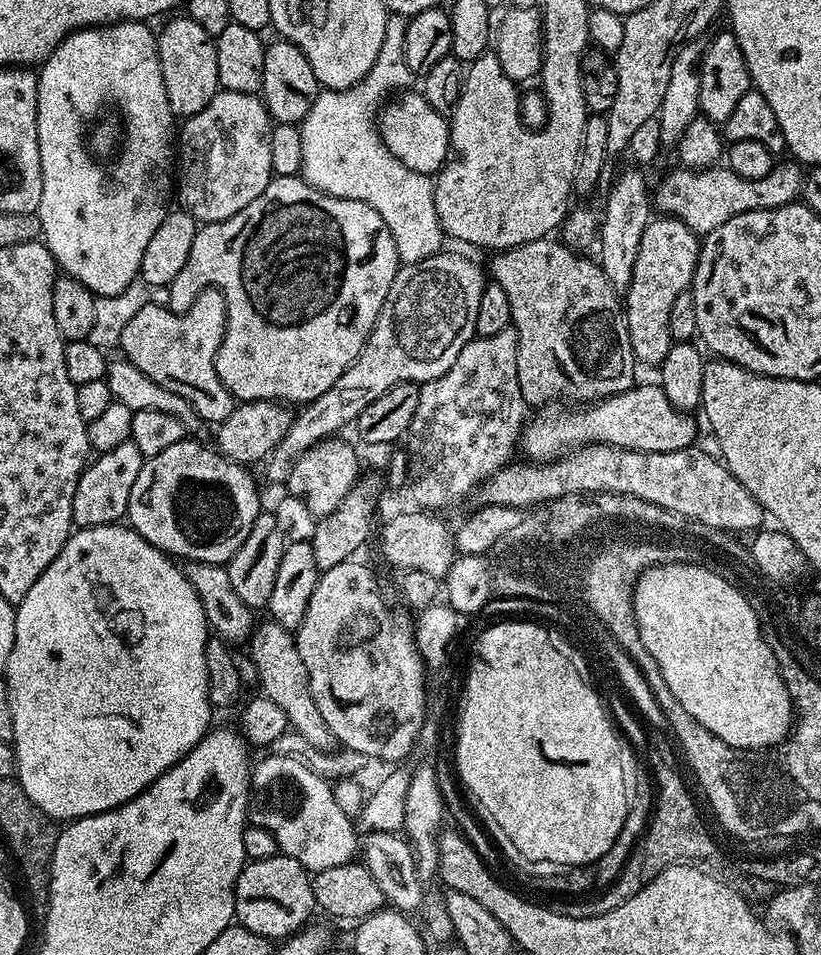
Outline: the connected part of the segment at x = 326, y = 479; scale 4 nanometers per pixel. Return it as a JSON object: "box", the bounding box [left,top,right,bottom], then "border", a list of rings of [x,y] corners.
{"box":[286,438,361,518],"border":[[[344,438],[319,440],[315,446],[306,450],[292,464],[286,481],[289,494],[297,496],[304,503],[305,510],[313,512],[313,517],[316,518],[329,516],[331,512],[338,510],[338,506],[346,498],[346,494],[350,494],[361,475],[355,450],[340,439]]]}

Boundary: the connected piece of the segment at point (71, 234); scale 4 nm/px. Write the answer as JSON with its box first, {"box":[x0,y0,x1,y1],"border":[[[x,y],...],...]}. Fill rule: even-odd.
{"box":[36,20,174,296],"border":[[[122,20],[118,24],[106,24],[103,26],[93,26],[90,28],[81,28],[78,32],[71,32],[66,39],[63,40],[58,47],[49,54],[47,60],[44,61],[38,72],[36,85],[38,86],[38,106],[36,107],[36,125],[38,126],[38,150],[40,151],[40,161],[42,162],[42,202],[38,209],[40,218],[40,230],[42,233],[42,242],[52,251],[52,256],[63,268],[67,275],[73,280],[82,282],[82,286],[86,286],[92,291],[93,296],[109,296],[110,294],[122,294],[122,290],[126,290],[126,286],[130,286],[130,282],[138,279],[140,267],[142,266],[142,254],[146,254],[146,245],[150,242],[154,230],[158,230],[158,226],[162,226],[162,222],[167,218],[170,211],[168,199],[171,201],[174,196],[174,117],[170,110],[170,102],[166,98],[166,86],[162,82],[162,66],[158,62],[158,46],[156,45],[157,33],[148,29],[147,23],[139,20]]]}

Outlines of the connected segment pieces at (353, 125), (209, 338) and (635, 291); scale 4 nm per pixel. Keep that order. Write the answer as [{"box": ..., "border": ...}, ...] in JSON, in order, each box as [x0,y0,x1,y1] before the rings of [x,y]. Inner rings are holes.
[{"box":[298,14,446,265],"border":[[[395,14],[389,15],[382,46],[379,47],[377,61],[373,68],[365,74],[364,79],[344,91],[321,90],[314,98],[314,106],[310,106],[310,114],[301,120],[298,127],[302,134],[302,166],[300,176],[310,186],[330,194],[334,198],[350,198],[358,202],[366,202],[386,222],[390,234],[396,243],[401,265],[422,262],[426,258],[441,251],[446,233],[440,226],[438,210],[434,206],[433,177],[427,172],[410,170],[410,166],[402,166],[394,154],[382,142],[378,127],[378,113],[382,105],[389,99],[391,92],[399,93],[413,87],[414,73],[408,65],[408,20]]]},{"box":[118,288,234,426],"border":[[[204,288],[194,298],[190,310],[185,312],[171,312],[167,306],[160,302],[154,302],[150,306],[142,306],[138,314],[134,314],[133,320],[122,330],[118,348],[123,359],[129,360],[146,378],[158,382],[170,394],[178,394],[178,398],[186,398],[186,402],[194,409],[201,418],[201,421],[212,423],[212,426],[219,426],[226,418],[230,418],[234,407],[232,391],[218,378],[216,359],[218,350],[224,341],[224,327],[228,324],[228,311],[223,294],[217,288]]]},{"box":[622,215,702,366],"border":[[[666,215],[656,219],[649,219],[642,234],[638,262],[634,262],[634,274],[622,298],[632,352],[641,365],[652,366],[658,366],[670,354],[674,343],[670,334],[670,309],[674,307],[674,298],[692,287],[702,243],[701,237],[681,220]]]}]

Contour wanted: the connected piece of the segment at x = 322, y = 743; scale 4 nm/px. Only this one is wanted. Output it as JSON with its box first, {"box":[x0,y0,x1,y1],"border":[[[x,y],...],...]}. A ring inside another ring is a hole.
{"box":[250,619,336,751],"border":[[[265,619],[265,624],[257,623],[250,637],[250,655],[256,667],[256,678],[263,695],[276,703],[287,716],[289,727],[305,738],[316,749],[331,751],[336,739],[325,719],[318,711],[318,702],[314,702],[314,694],[310,694],[310,678],[306,674],[306,662],[302,662],[302,654],[298,654],[295,635],[289,629],[277,624],[275,620]]]}

